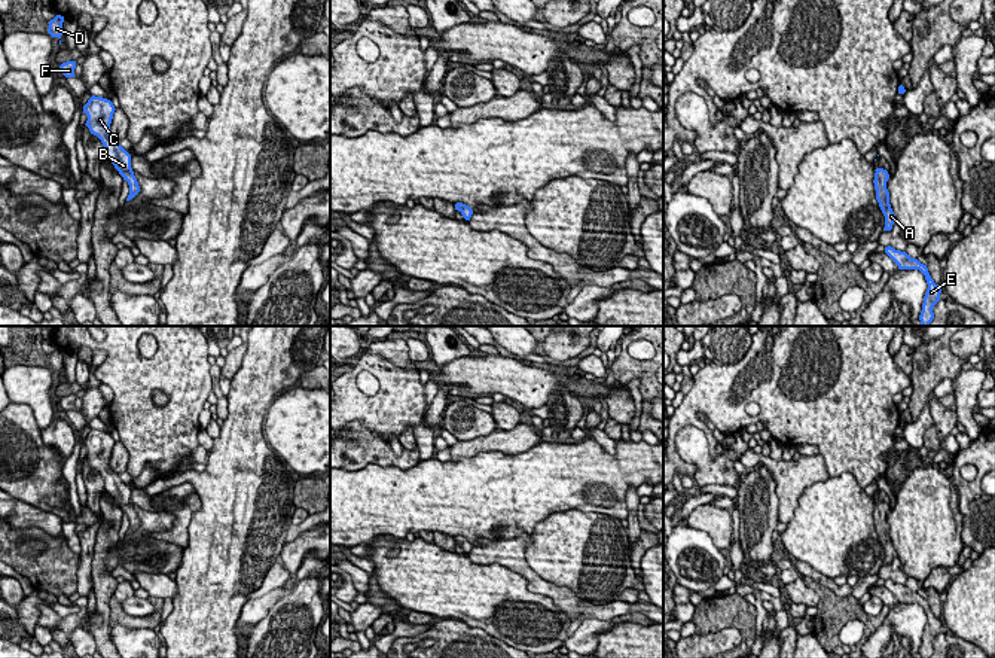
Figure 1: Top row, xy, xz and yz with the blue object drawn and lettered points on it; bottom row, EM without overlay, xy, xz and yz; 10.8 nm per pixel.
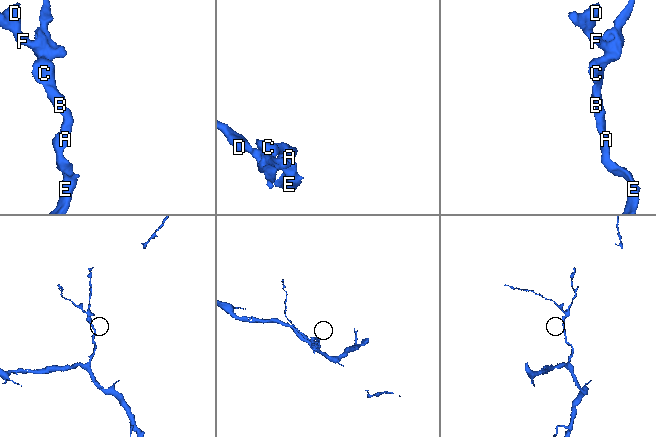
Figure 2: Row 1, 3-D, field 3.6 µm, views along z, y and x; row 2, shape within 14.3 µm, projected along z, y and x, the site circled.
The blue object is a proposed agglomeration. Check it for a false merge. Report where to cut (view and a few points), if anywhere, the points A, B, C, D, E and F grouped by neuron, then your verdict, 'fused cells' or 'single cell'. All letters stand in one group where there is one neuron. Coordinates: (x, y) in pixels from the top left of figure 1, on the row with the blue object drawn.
no cut | A B C D E F | single cell

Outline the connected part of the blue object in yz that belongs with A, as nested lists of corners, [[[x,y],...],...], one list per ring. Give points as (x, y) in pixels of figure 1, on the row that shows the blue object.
[[[876,168],[875,170],[875,189],[876,189],[876,199],[879,202],[879,207],[885,216],[885,228],[883,231],[891,231],[892,229],[892,225],[894,225],[894,220],[895,220],[895,214],[891,208],[891,204],[889,204],[889,192],[886,189],[886,182],[889,179],[889,174],[886,170],[883,168]]]

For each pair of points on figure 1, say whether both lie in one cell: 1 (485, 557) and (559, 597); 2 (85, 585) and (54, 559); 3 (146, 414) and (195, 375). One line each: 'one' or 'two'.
1: one
2: two
3: one

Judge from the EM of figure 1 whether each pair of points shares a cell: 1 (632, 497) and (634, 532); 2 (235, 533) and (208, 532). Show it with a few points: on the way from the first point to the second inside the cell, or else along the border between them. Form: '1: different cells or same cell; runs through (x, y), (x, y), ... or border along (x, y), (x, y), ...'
1: same cell; runs through (632, 506), (632, 523)
2: same cell; runs through (229, 533), (214, 532)

